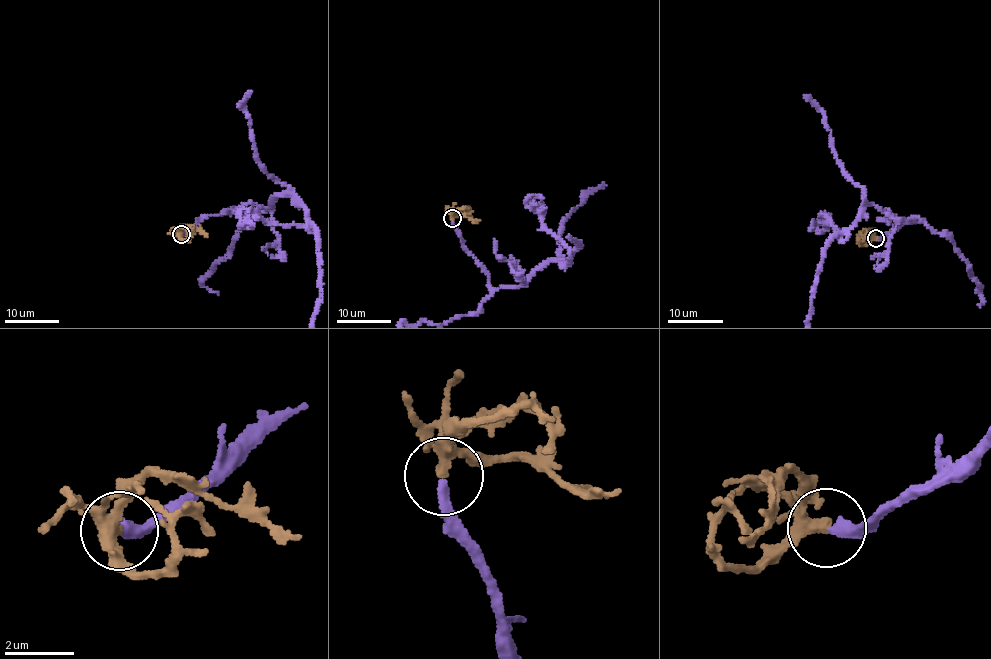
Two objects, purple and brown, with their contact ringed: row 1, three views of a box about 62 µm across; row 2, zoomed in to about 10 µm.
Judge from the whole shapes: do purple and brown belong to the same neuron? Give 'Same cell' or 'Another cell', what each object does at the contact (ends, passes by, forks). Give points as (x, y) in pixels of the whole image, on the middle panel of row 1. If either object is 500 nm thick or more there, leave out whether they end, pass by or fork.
Same cell. At the ring purple ends. At the ring brown forks

